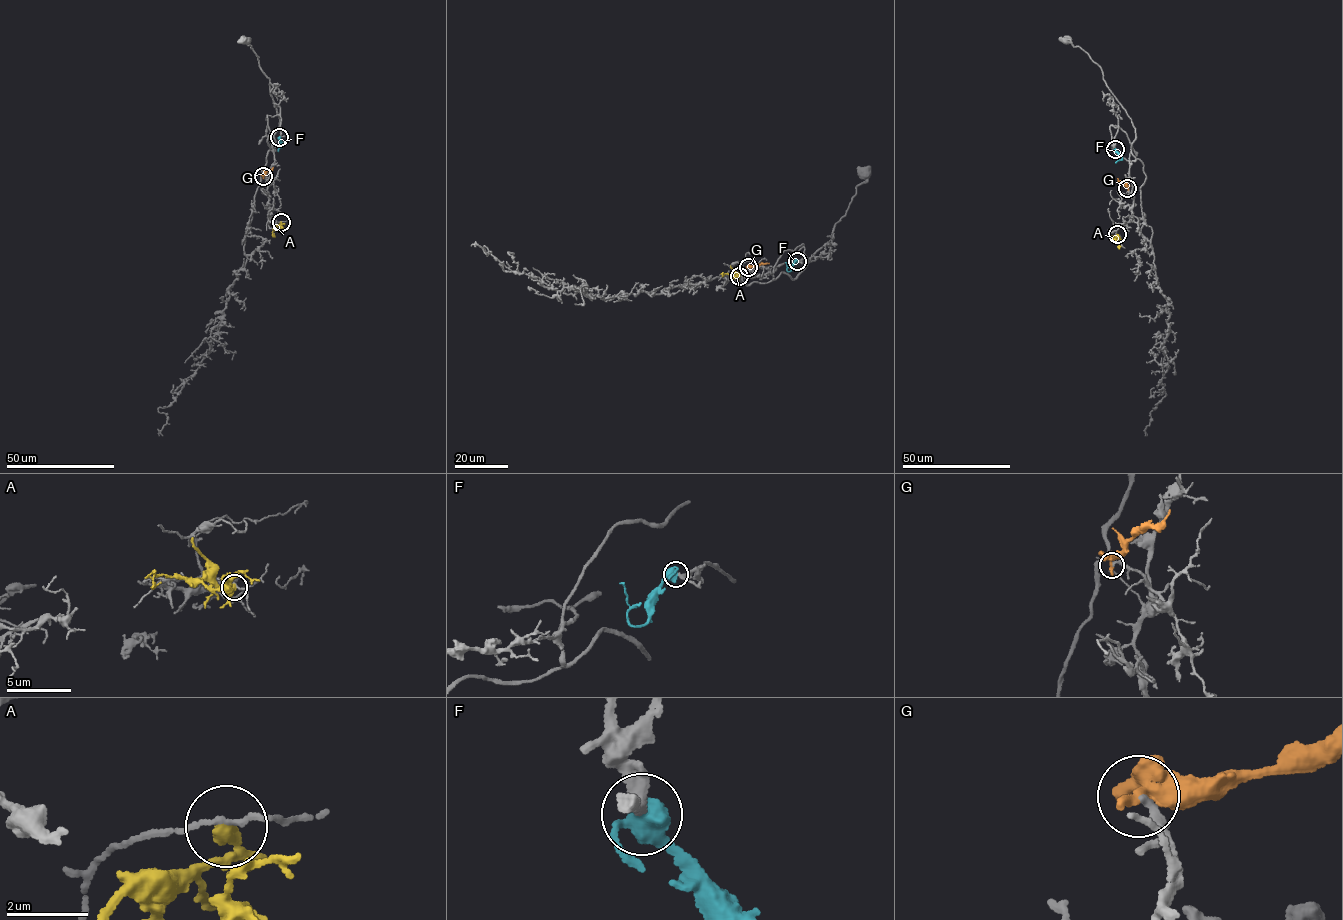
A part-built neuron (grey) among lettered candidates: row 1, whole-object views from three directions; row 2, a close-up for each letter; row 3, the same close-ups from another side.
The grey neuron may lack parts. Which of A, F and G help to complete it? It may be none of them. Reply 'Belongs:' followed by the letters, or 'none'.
Belongs: F

